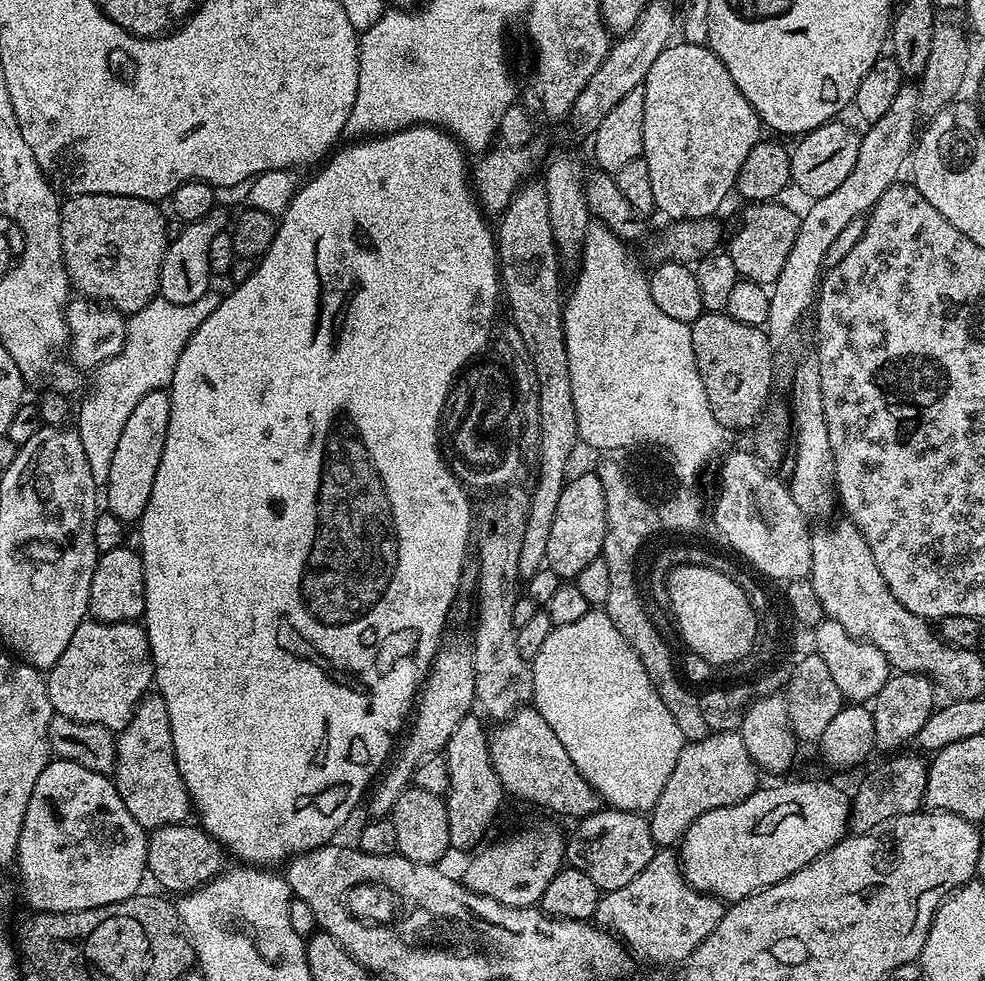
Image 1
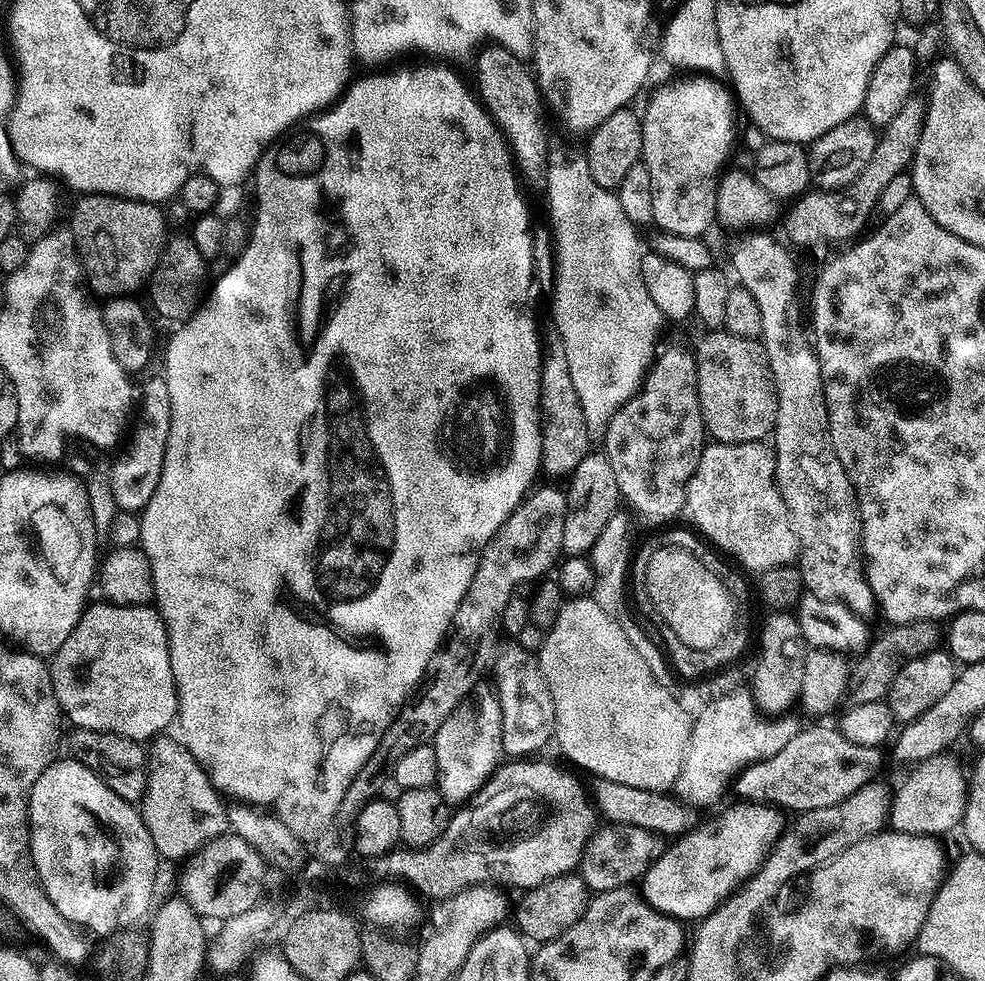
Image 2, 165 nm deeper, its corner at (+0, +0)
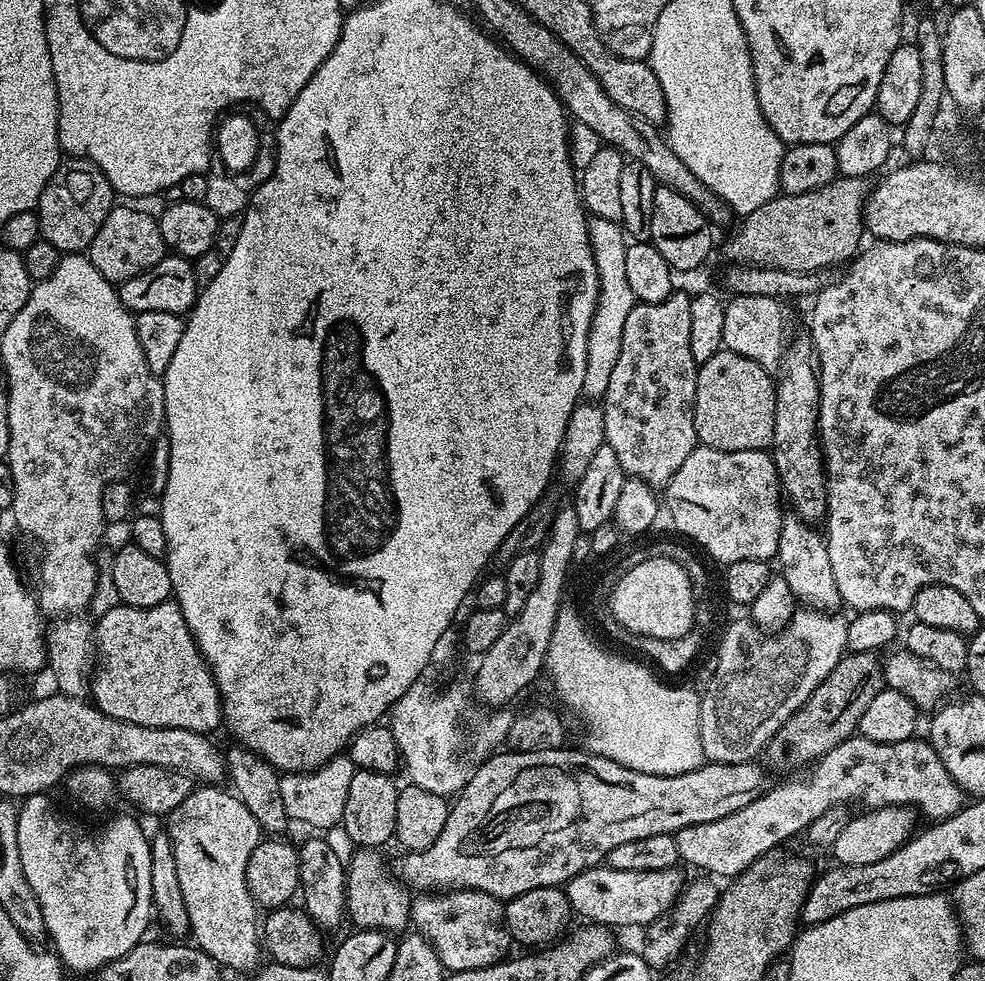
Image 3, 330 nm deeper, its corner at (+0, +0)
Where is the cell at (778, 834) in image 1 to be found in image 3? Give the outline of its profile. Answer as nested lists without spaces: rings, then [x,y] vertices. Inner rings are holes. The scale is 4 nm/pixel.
[[[607,866],[591,868],[568,881],[566,885],[568,901],[573,913],[577,917],[580,915],[581,921],[590,924],[602,924],[612,930],[632,928],[635,924],[646,926],[650,922],[654,922],[654,918],[658,918],[666,910],[670,910],[672,903],[684,891],[686,876],[683,876],[680,871],[679,867],[666,870],[614,870]]]

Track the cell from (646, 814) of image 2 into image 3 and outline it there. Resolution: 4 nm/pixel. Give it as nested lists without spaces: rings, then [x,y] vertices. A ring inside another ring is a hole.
[[[857,734],[819,757],[814,767],[812,780],[794,780],[781,788],[769,787],[750,806],[726,814],[718,822],[702,822],[675,832],[680,860],[716,878],[735,878],[791,836],[799,832],[801,835],[826,810],[851,805],[851,800],[865,800],[869,809],[907,804],[921,817],[929,816],[932,822],[953,816],[966,804],[966,793],[950,778],[946,766],[942,766],[942,758],[938,758],[931,743],[924,738],[879,744]]]

